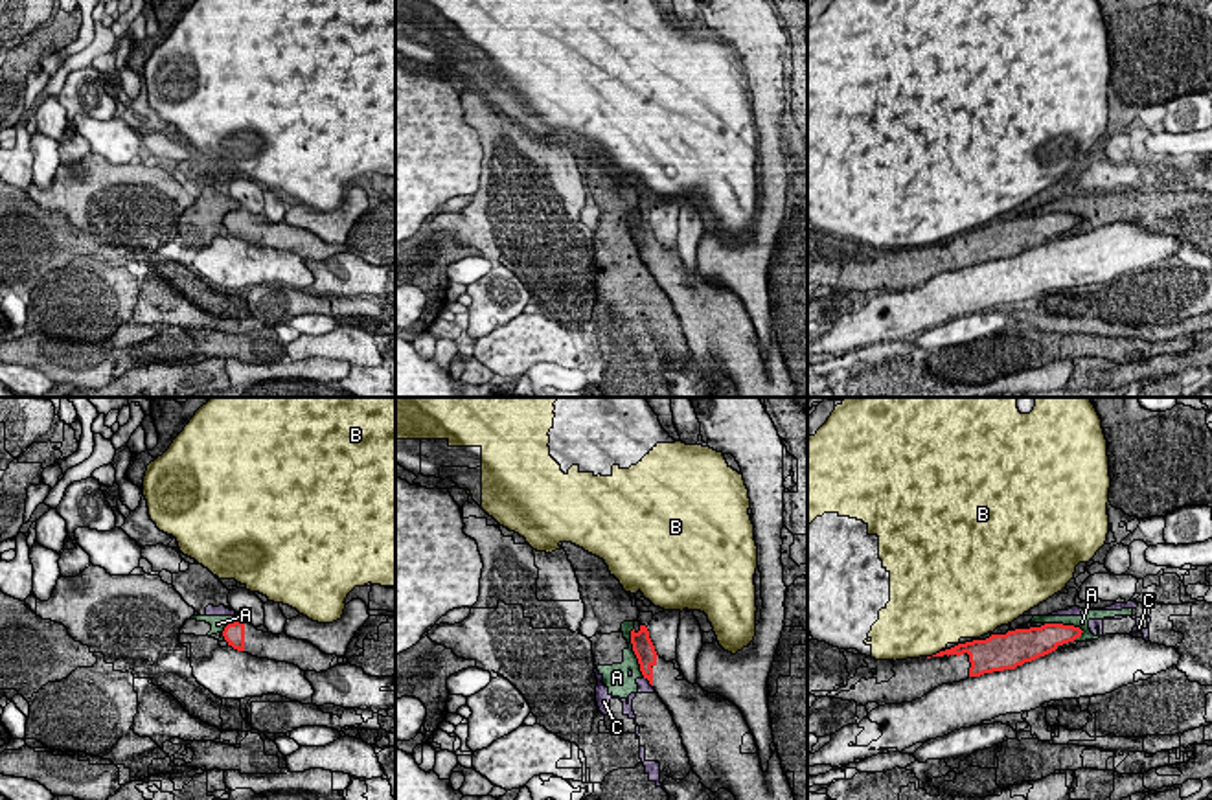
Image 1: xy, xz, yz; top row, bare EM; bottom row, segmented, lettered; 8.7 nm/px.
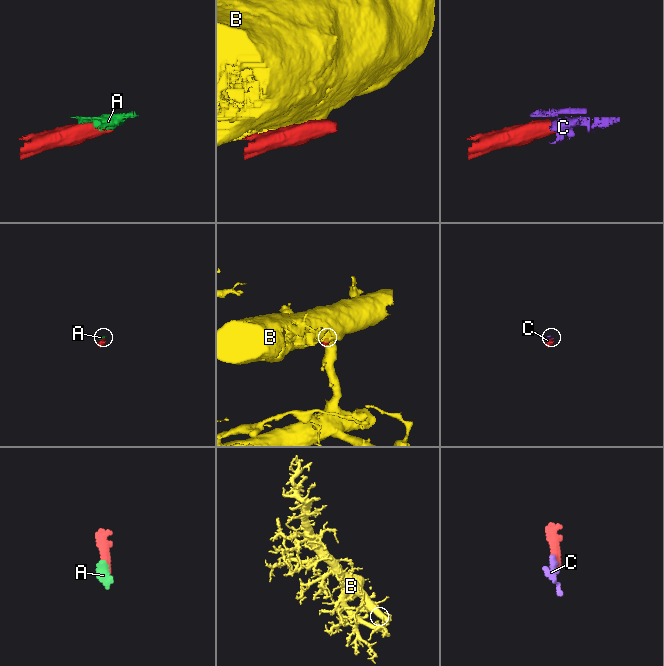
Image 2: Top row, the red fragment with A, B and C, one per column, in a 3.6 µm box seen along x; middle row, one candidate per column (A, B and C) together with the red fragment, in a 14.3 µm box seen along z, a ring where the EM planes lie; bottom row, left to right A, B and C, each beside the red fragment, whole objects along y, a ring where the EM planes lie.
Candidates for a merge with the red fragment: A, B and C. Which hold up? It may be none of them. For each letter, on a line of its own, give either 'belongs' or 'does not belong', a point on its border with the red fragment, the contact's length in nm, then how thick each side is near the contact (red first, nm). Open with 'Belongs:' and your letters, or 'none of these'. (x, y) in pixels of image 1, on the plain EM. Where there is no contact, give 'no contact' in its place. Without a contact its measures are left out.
Belongs: none of these
A: does not belong; meets red in xz at (635, 241); contact 460 nm long; 190 nm thick on the red side, 220 nm on the other
B: does not belong; meets red in yz at (933, 243); contact 140 nm long; 100 nm thick on the red side, 480 nm on the other
C: does not belong; meets red in xz at (650, 271); contact 120 nm long; 170 nm thick on the red side, 120 nm on the other

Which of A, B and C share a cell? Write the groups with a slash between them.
A C / B

